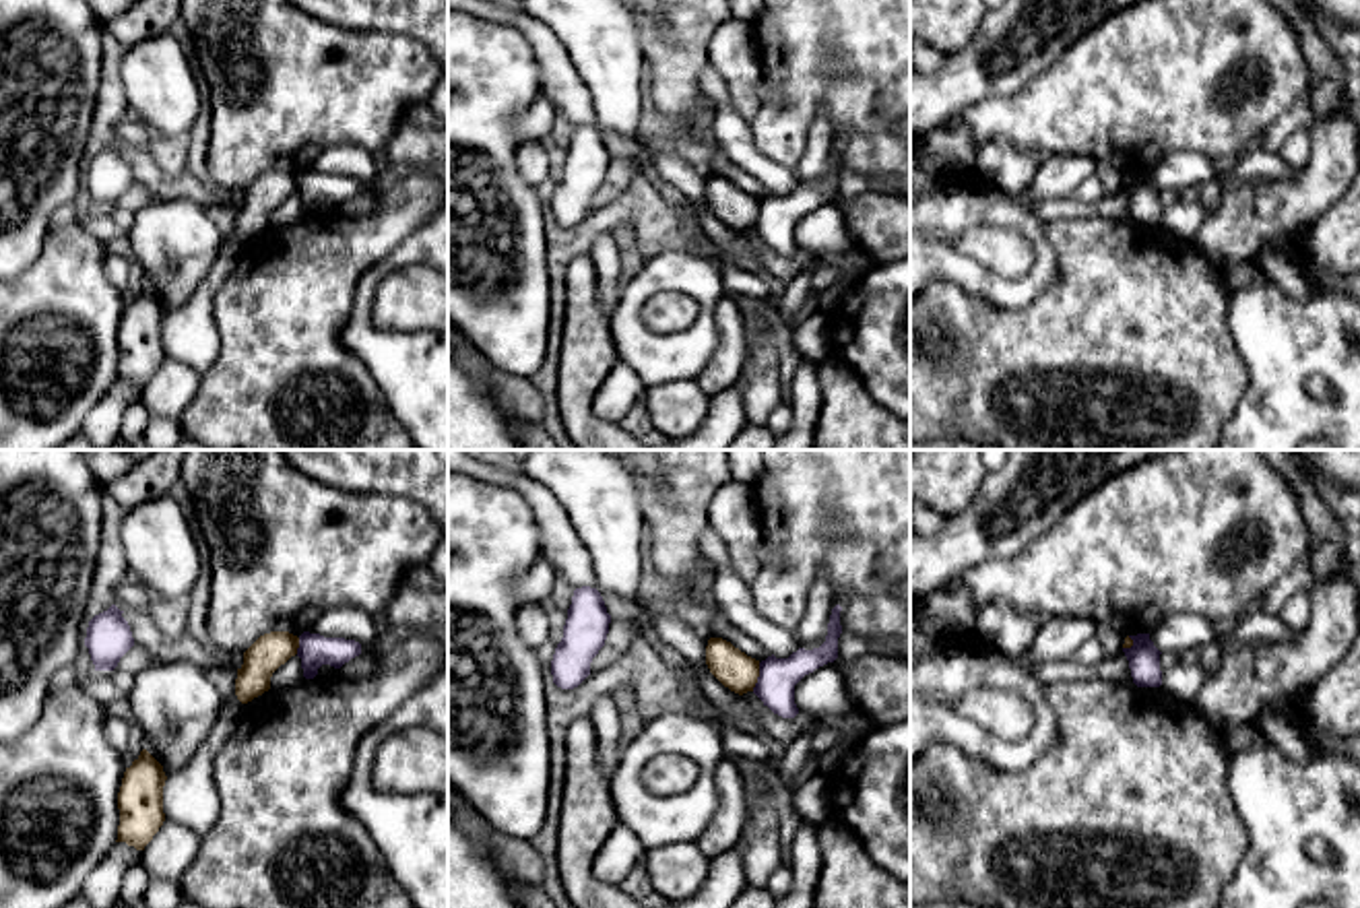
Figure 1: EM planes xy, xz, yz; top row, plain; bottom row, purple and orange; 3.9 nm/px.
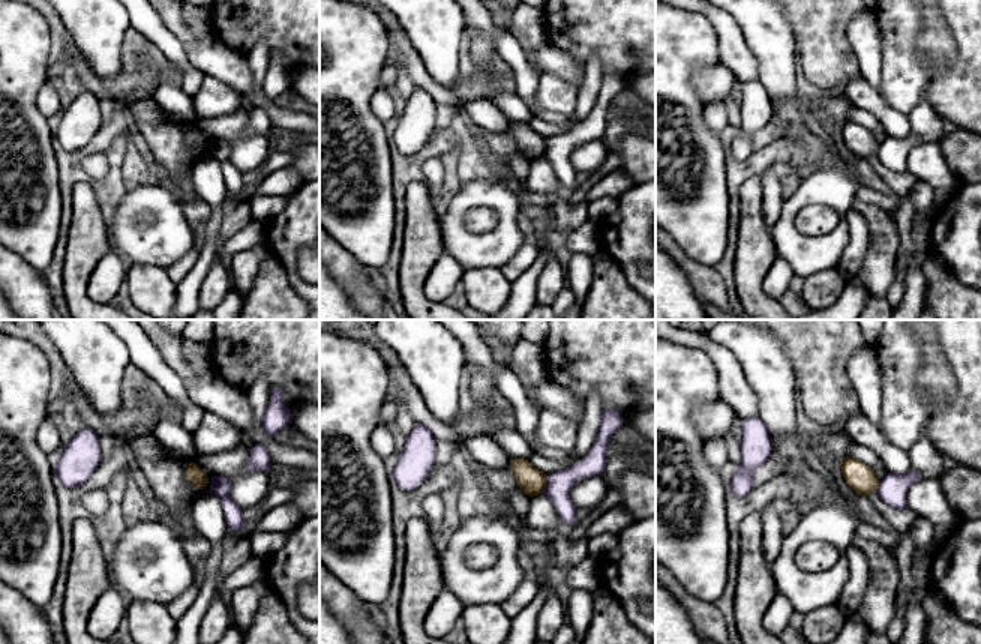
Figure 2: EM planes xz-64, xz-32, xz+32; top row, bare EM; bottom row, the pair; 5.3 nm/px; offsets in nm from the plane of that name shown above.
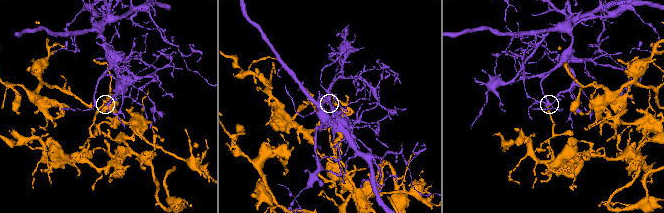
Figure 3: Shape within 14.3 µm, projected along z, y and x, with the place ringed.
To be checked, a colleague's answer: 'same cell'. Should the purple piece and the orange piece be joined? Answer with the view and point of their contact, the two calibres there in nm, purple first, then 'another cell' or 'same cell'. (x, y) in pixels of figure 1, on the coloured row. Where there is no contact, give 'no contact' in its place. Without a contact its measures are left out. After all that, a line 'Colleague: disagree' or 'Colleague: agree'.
meets purple in xz at (758, 677); 150 nm thick on the purple side, 150 nm on the other; another cell
Colleague: disagree

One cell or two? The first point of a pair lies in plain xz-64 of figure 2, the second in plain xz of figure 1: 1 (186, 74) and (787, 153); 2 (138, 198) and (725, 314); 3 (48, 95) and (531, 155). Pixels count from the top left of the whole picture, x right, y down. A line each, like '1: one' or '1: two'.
1: two
2: two
3: one

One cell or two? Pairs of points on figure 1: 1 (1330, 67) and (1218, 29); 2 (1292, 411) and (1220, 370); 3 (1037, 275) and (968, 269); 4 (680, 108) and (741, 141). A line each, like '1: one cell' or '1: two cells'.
1: two cells
2: two cells
3: one cell
4: two cells

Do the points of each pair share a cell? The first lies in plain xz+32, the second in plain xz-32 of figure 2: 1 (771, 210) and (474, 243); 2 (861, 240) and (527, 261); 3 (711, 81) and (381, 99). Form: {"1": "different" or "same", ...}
{"1": "different", "2": "same", "3": "different"}

